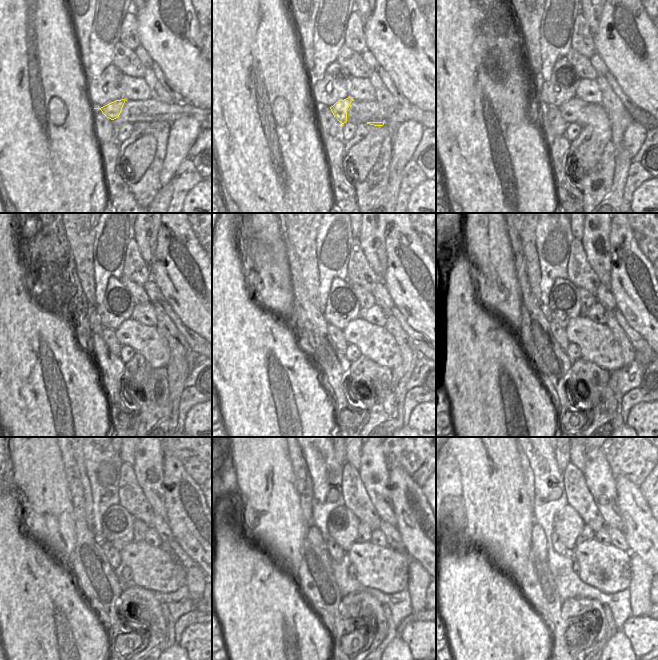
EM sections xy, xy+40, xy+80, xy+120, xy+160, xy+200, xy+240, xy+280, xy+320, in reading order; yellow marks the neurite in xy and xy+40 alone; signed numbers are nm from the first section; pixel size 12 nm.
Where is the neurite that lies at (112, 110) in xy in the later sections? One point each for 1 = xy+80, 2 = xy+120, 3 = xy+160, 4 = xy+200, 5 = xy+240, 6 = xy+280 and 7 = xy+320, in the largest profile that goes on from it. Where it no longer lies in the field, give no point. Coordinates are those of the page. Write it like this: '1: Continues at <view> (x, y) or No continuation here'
1: Continues at xy+80 (577, 110)
2: Continues at xy+120 (146, 340)
3: Continues at xy+160 (375, 342)
4: Continues at xy+200 (597, 343)
5: Continues at xy+240 (153, 568)
6: Continues at xy+280 (383, 568)
7: Continues at xy+320 (605, 567).

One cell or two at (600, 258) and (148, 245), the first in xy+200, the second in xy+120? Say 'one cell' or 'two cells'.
one cell

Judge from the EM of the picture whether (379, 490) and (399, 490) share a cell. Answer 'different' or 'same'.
different

